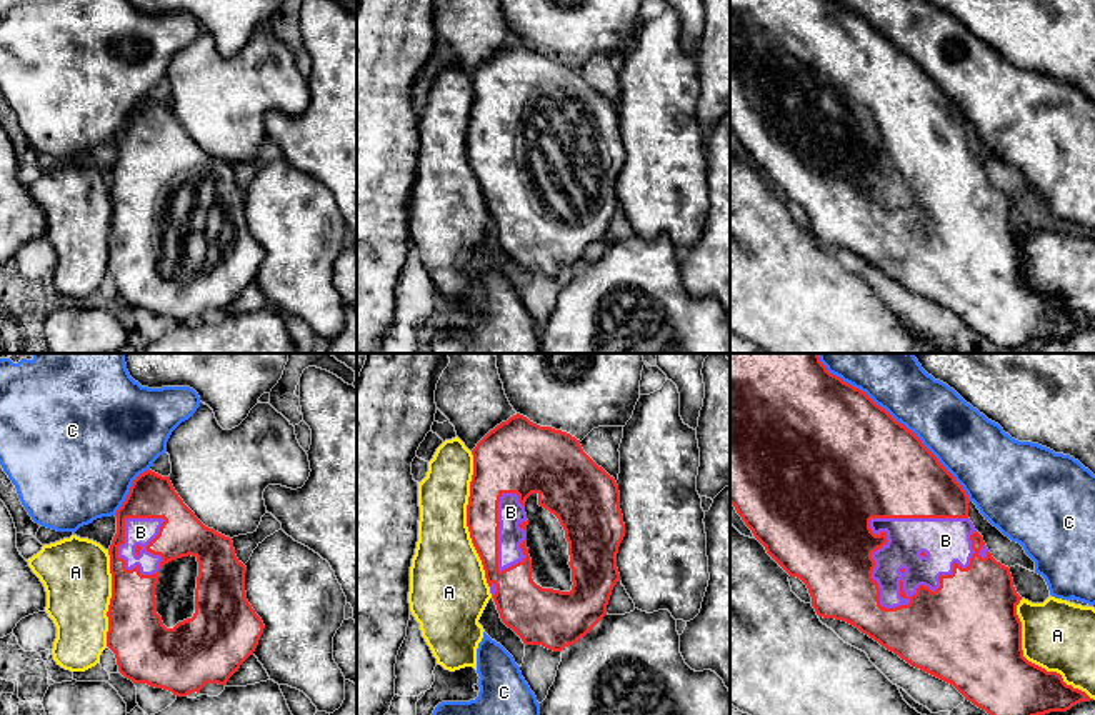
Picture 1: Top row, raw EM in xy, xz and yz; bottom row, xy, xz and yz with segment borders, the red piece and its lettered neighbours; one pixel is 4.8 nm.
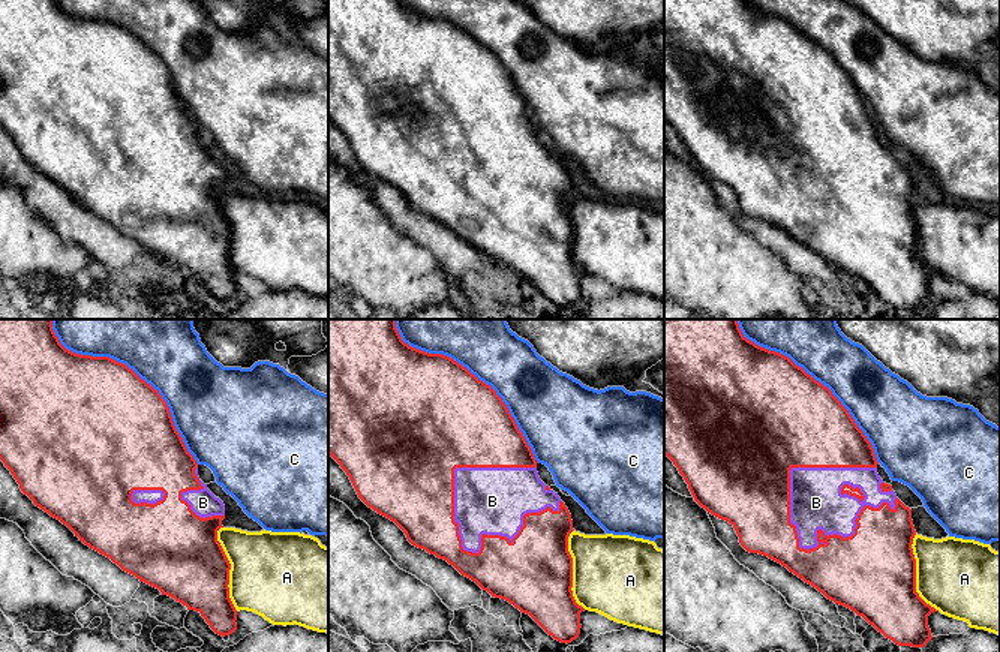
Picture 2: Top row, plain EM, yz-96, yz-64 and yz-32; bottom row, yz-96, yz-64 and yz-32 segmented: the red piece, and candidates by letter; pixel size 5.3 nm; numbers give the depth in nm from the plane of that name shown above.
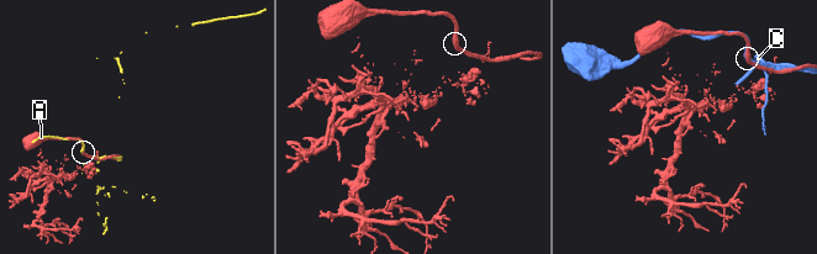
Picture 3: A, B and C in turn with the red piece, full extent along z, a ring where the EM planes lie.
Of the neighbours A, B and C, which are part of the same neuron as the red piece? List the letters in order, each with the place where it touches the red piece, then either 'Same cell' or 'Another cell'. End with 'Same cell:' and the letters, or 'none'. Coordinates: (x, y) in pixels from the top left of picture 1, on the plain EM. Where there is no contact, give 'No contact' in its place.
A: Touches red at xz (467, 147). Another cell
B: Touches red at yz (900, 232). Same cell
C: Touches red at yz (905, 54). Another cell
Same cell: B

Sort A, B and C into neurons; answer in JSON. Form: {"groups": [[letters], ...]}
{"groups": [["A"], ["B"], ["C"]]}

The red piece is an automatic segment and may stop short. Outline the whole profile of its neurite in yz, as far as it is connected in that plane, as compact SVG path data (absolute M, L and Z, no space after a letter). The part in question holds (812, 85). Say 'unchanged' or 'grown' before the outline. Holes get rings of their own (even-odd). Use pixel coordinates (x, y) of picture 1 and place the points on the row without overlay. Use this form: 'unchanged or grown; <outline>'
grown; M730 0L730 130L767 180L790 203L807 212L818 243L853 252L912 293L953 312L965 327L993 345L1028 348L1032 343L1067 338L1080 328L1093 327L1085 318L1067 312L1060 300L1047 298L1023 283L1022 248L1017 242L1022 223L1013 213L1010 195L992 183L983 163L970 148L970 127L963 113L912 57L840 3L833 0Z

